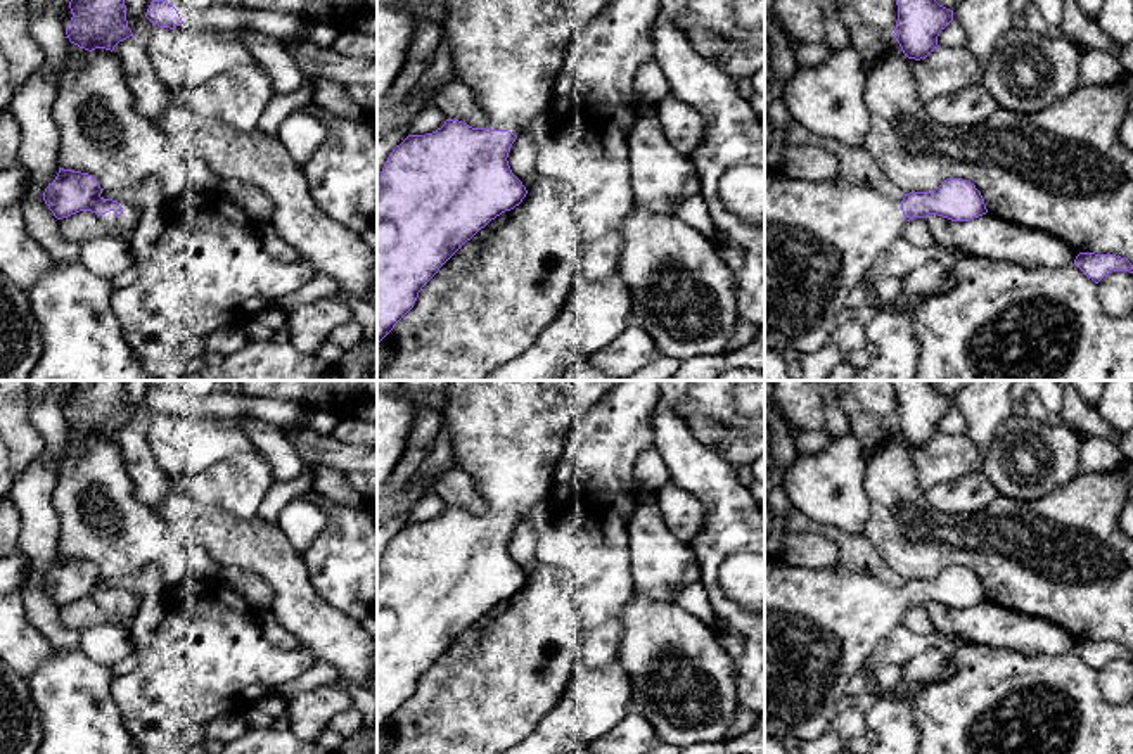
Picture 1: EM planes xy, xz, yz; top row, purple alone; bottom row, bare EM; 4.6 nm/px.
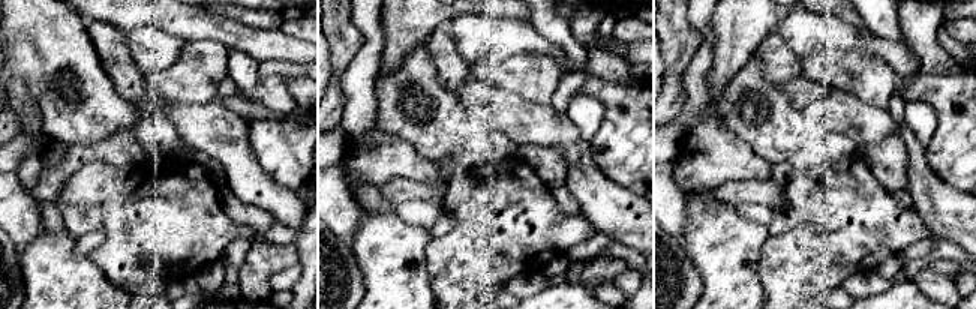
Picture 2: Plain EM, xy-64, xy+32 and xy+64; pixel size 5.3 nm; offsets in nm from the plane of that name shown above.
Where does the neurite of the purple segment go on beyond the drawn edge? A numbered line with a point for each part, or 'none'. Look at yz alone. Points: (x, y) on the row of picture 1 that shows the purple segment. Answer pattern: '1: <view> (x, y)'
1: yz (820, 237)

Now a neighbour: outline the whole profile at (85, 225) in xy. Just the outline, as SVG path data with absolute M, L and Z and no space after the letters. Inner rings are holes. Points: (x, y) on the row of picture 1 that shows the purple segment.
M80 211L59 220L59 232L66 240L76 242L80 246L107 235L106 227L92 211Z

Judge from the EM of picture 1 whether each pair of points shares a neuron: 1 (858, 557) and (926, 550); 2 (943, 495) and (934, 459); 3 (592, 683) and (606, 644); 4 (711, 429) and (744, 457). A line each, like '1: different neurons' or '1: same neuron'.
1: different neurons
2: different neurons
3: different neurons
4: same neuron

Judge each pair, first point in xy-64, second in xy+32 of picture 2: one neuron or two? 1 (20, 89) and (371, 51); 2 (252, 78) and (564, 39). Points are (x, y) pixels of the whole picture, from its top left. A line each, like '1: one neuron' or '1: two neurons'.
1: one neuron
2: one neuron

